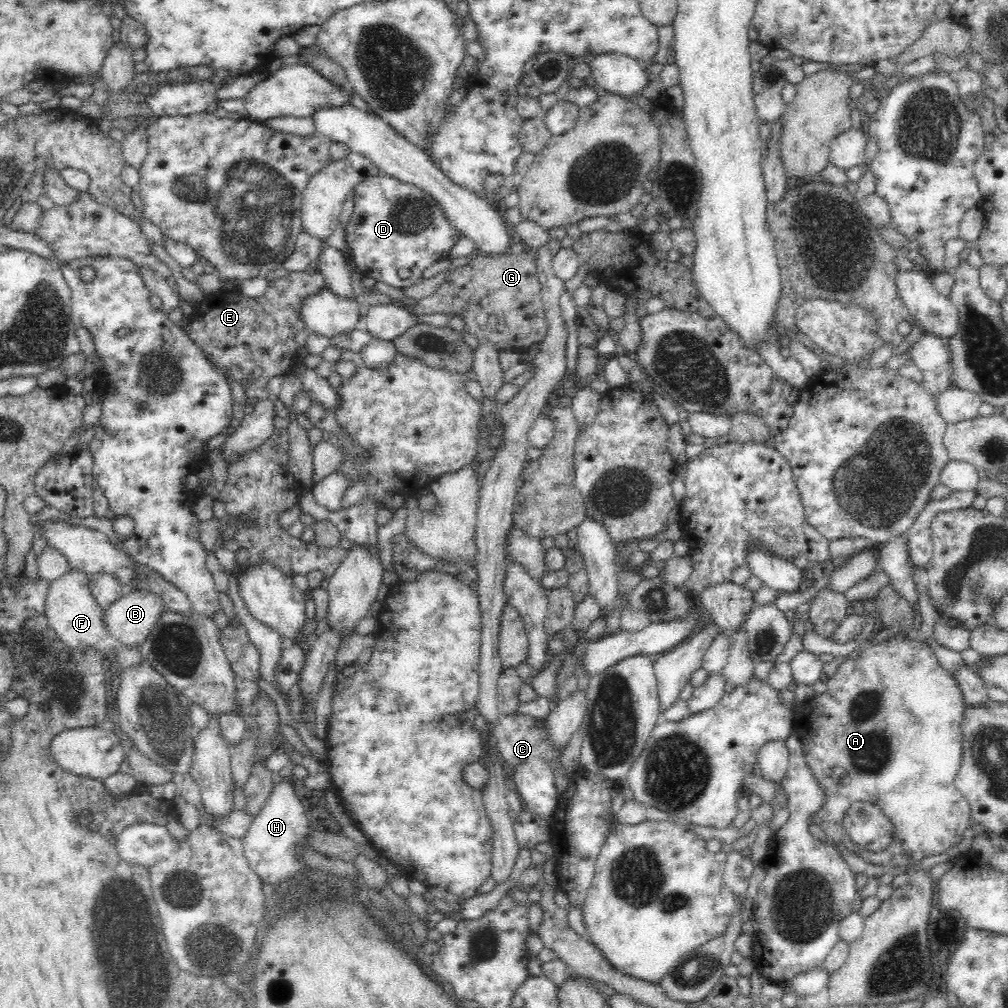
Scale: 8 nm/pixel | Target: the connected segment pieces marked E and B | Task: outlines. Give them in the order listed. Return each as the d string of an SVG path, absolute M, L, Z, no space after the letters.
M306 271L292 272L284 278L277 278L267 284L267 289L262 296L248 298L238 288L230 290L215 291L202 301L193 305L192 314L189 315L187 336L195 342L203 353L220 370L226 369L232 379L240 383L245 394L245 405L253 406L261 400L270 398L267 391L267 384L275 376L290 373L292 366L300 361L298 355L299 344L295 342L297 333L306 329L299 320L299 304L310 294L316 294L324 287L324 277L320 271L314 274L307 274Z
M138 589L118 597L103 616L114 640L126 646L141 646L166 611L163 598L149 590Z

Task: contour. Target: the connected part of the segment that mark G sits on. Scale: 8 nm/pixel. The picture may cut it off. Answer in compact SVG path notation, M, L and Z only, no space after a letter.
M510 241L502 254L484 252L467 264L447 270L440 286L431 295L418 300L412 312L417 319L437 313L458 315L464 321L464 333L475 337L479 344L490 342L500 350L521 351L540 344L550 328L534 250L524 241Z

